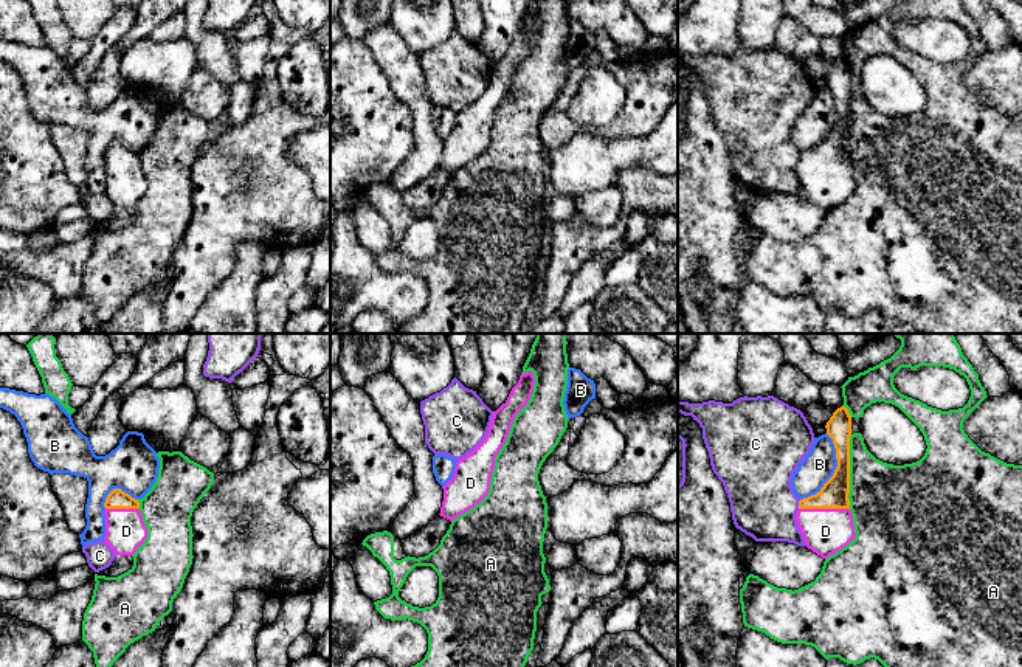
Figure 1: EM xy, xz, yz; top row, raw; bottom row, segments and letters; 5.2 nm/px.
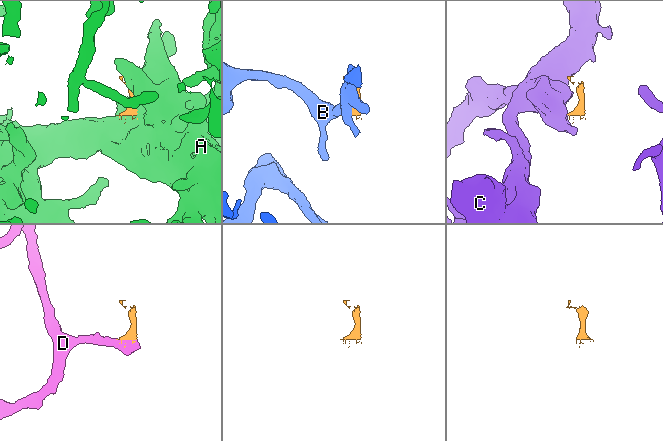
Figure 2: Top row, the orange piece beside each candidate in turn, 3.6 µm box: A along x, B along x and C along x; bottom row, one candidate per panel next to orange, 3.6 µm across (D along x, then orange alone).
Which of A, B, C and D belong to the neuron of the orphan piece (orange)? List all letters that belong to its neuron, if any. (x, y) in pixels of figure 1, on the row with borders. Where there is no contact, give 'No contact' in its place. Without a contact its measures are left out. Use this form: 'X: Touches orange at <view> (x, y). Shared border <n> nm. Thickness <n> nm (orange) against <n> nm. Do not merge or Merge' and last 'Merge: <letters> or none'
A: Touches orange at yz (849, 472). Shared border 380 nm. Thickness 140 nm (orange) against 380 nm. Do not merge
B: Touches orange at yz (835, 470). Shared border 380 nm. Thickness 140 nm (orange) against 170 nm. Do not merge
C: Touches orange at yz (799, 504). Shared border 50 nm. Thickness 140 nm (orange) against 340 nm. Do not merge
D: Touches orange at yz (824, 508). Shared border 260 nm. Thickness 140 nm (orange) against 240 nm. Merge
Merge: D

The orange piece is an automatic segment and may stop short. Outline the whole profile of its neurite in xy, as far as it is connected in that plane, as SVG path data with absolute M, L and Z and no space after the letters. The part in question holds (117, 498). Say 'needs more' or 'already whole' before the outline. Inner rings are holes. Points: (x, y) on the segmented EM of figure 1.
needs more | M113 489L104 503L105 543L116 555L133 555L147 538L138 499Z

